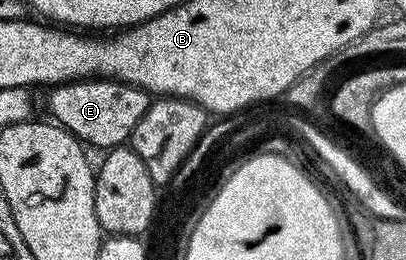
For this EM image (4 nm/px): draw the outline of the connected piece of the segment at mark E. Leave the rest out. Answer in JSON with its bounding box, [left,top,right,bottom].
[50,79,152,149]

